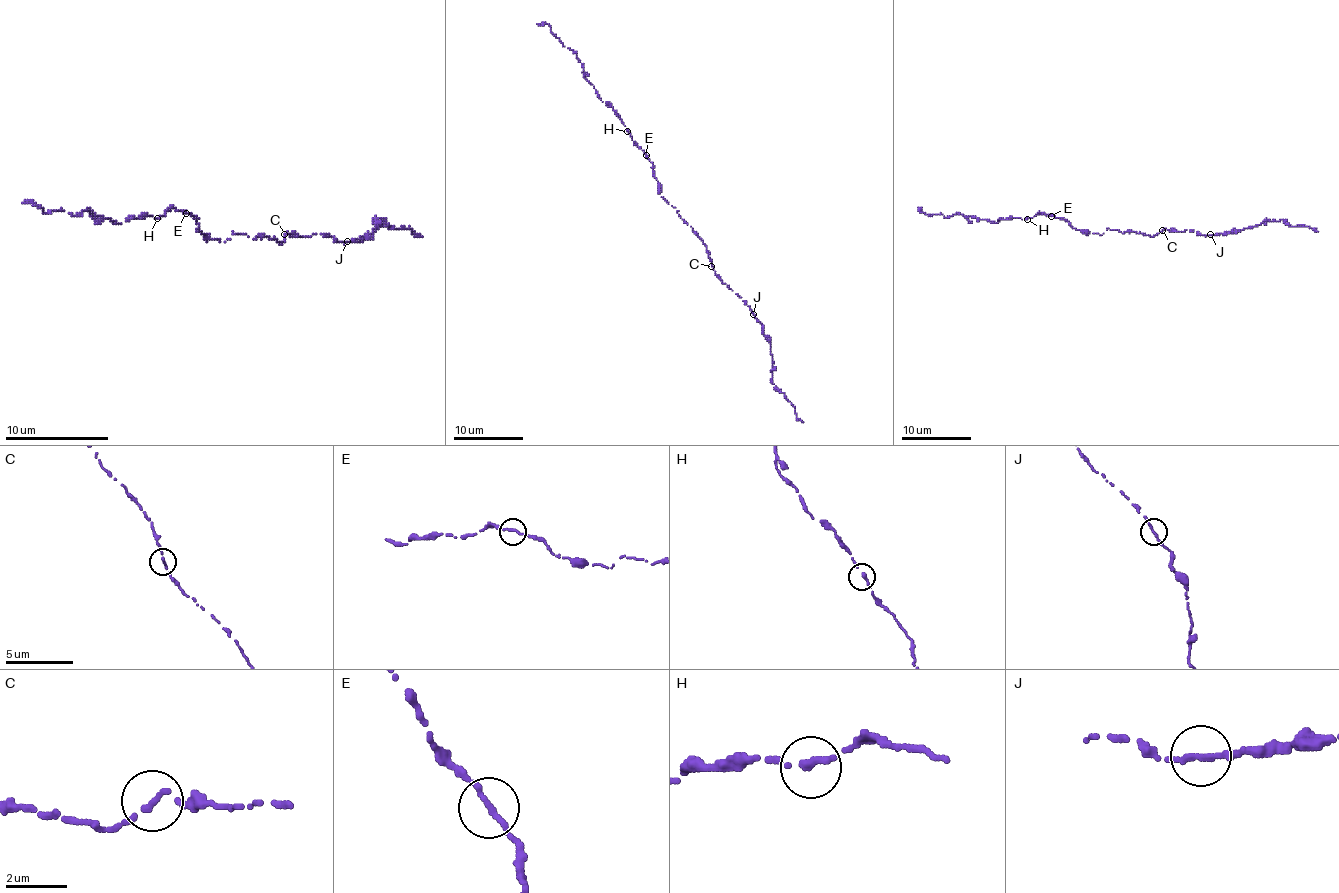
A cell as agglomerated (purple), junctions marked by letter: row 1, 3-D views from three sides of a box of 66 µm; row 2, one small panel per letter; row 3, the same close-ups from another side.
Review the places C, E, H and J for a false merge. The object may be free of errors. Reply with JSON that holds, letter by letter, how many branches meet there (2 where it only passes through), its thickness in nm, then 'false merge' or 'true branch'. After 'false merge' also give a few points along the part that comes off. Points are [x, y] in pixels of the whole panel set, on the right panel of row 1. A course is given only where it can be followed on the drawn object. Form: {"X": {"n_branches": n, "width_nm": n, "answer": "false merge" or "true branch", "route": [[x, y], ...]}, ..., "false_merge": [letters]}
{"C": {"n_branches": 2, "width_nm": 170, "answer": "true branch"}, "E": {"n_branches": 2, "width_nm": 190, "answer": "true branch"}, "H": {"n_branches": 2, "width_nm": 200, "answer": "true branch"}, "J": {"n_branches": 2, "width_nm": 190, "answer": "true branch"}, "false_merge": []}

